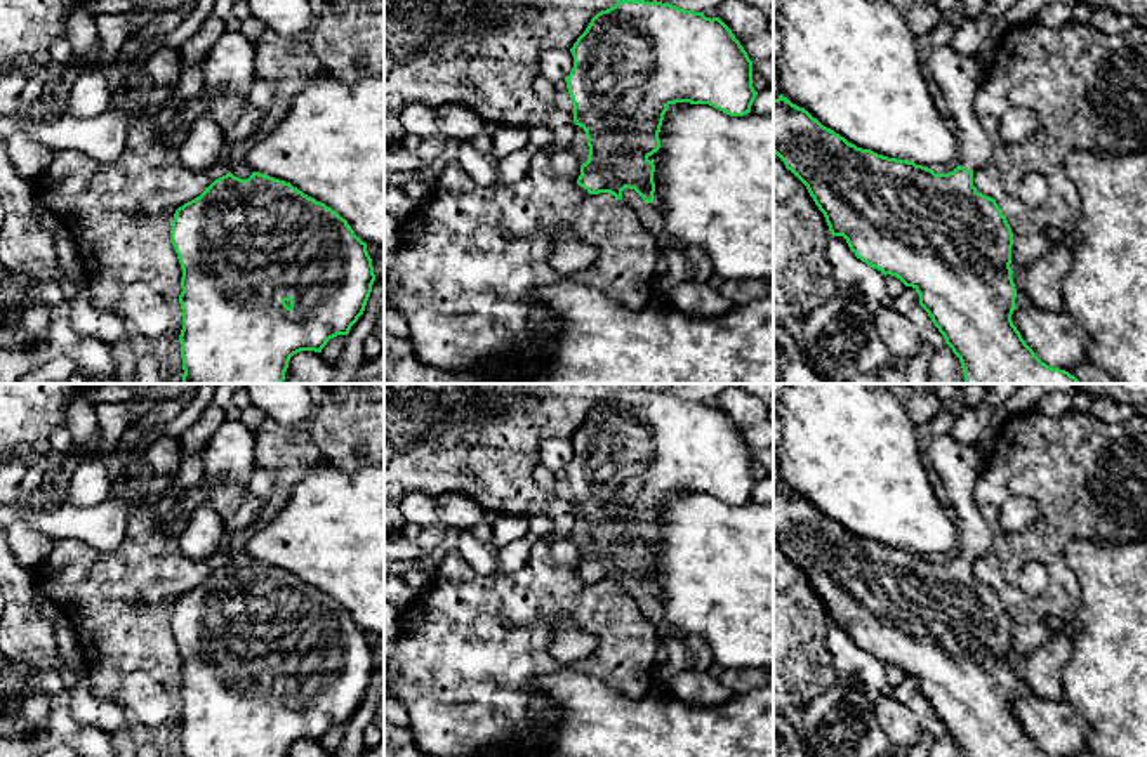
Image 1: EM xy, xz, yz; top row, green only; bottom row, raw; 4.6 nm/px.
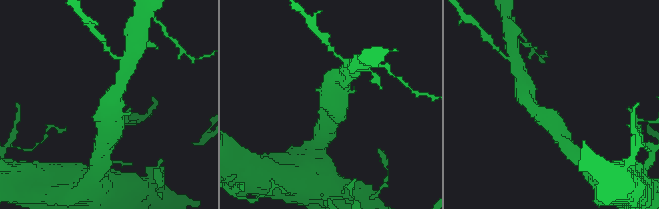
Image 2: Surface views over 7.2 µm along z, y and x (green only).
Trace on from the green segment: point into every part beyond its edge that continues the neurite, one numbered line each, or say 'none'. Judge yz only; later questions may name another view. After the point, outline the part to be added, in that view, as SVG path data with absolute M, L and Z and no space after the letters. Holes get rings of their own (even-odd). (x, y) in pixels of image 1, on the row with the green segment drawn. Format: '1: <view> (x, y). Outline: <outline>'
1: yz (958, 77). Outline: M952 45L933 47L928 57L932 85L940 89L958 139L958 163L968 170L985 167L992 158L992 144L973 111L985 71L978 57L961 56Z

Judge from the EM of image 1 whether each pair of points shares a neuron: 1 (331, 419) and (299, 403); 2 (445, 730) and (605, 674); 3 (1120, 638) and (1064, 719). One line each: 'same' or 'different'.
1: different
2: same
3: different

